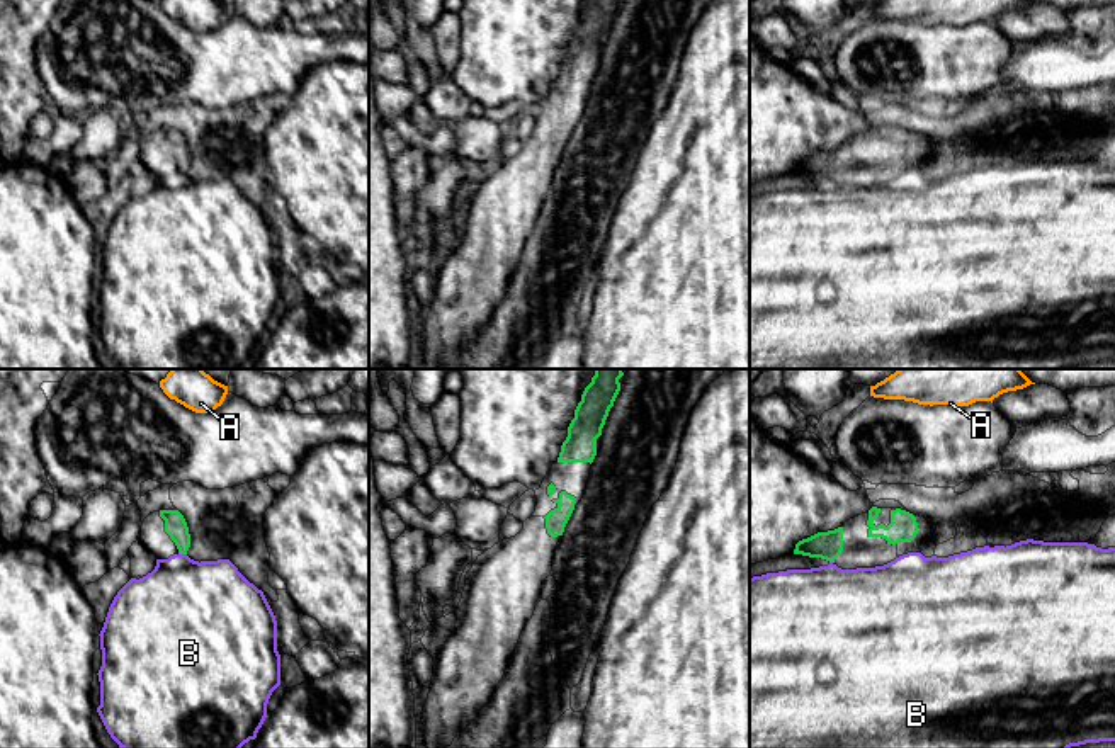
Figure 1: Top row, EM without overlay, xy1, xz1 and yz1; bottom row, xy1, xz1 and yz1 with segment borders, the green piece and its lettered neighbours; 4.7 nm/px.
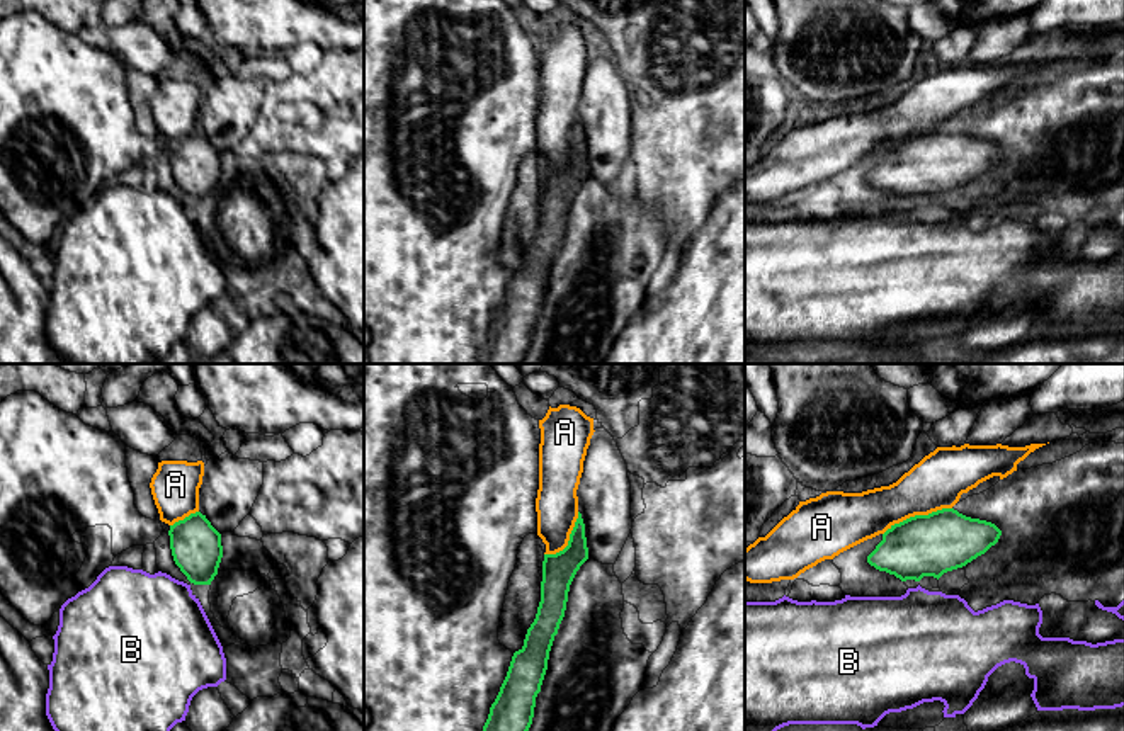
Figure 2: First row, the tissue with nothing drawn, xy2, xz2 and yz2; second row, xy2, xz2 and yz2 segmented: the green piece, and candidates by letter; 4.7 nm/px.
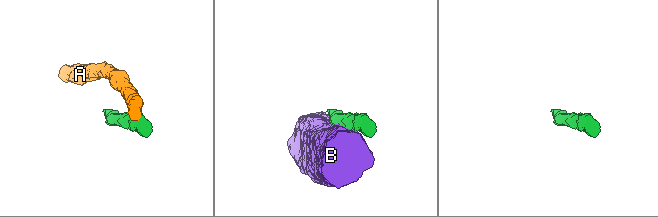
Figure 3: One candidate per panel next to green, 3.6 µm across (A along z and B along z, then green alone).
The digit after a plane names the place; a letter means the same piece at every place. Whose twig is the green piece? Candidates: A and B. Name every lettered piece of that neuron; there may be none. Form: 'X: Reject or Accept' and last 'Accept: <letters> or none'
A: Reject
B: Reject
Accept: none

